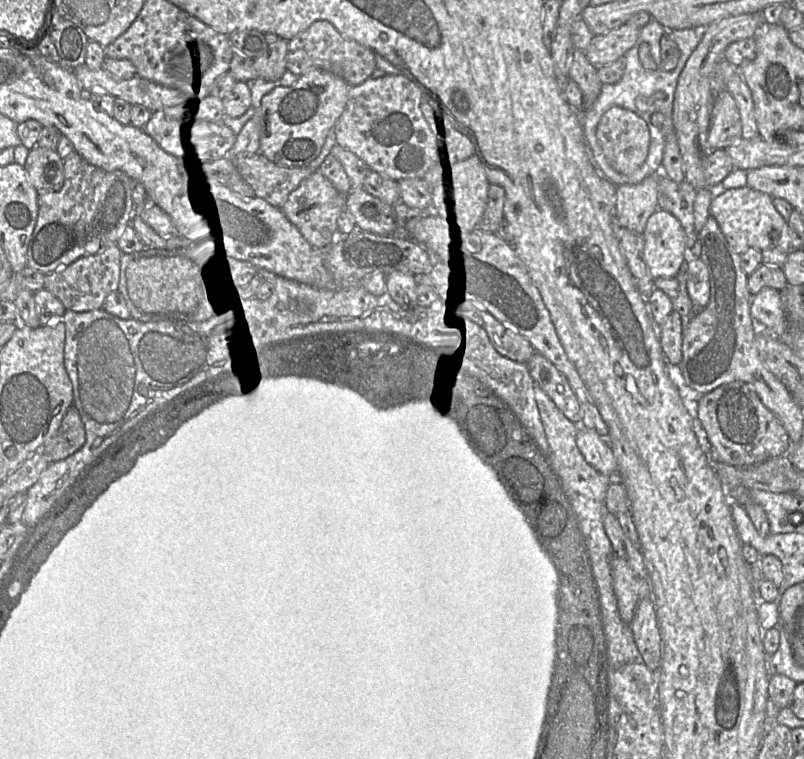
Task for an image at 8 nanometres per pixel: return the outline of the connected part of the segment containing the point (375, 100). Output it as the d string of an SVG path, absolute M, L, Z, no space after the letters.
M379 71L363 83L351 86L346 107L334 126L337 144L363 160L369 169L394 181L417 179L428 170L425 121L420 110L422 90L402 74Z

